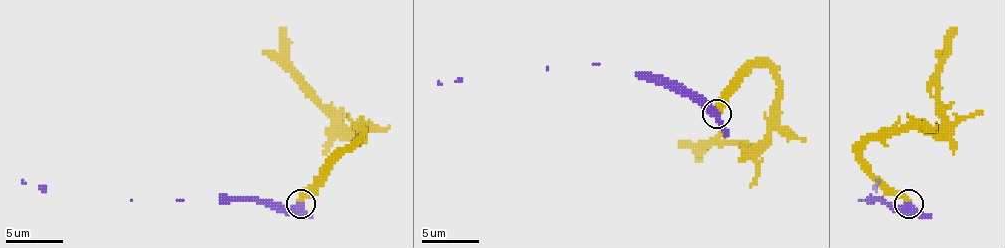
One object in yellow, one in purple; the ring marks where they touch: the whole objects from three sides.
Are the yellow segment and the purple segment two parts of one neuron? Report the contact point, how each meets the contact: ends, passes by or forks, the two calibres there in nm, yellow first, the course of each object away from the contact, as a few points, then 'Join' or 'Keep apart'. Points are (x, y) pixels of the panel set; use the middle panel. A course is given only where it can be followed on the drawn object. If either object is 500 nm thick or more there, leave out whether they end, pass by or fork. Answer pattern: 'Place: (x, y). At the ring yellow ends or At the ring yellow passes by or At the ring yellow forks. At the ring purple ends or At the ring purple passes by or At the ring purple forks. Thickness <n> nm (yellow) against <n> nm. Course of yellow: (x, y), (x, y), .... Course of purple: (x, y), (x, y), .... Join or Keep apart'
Place: (717, 113). At the ring yellow ends. At the ring purple passes by. Thickness 480 nm (yellow) against 460 nm. Course of yellow: (716, 112), (722, 95), (753, 67), (776, 75), (773, 130), (753, 147), (710, 144), (696, 161). Course of purple: (716, 112), (673, 90), (599, 64), (547, 67), (438, 81). Join

